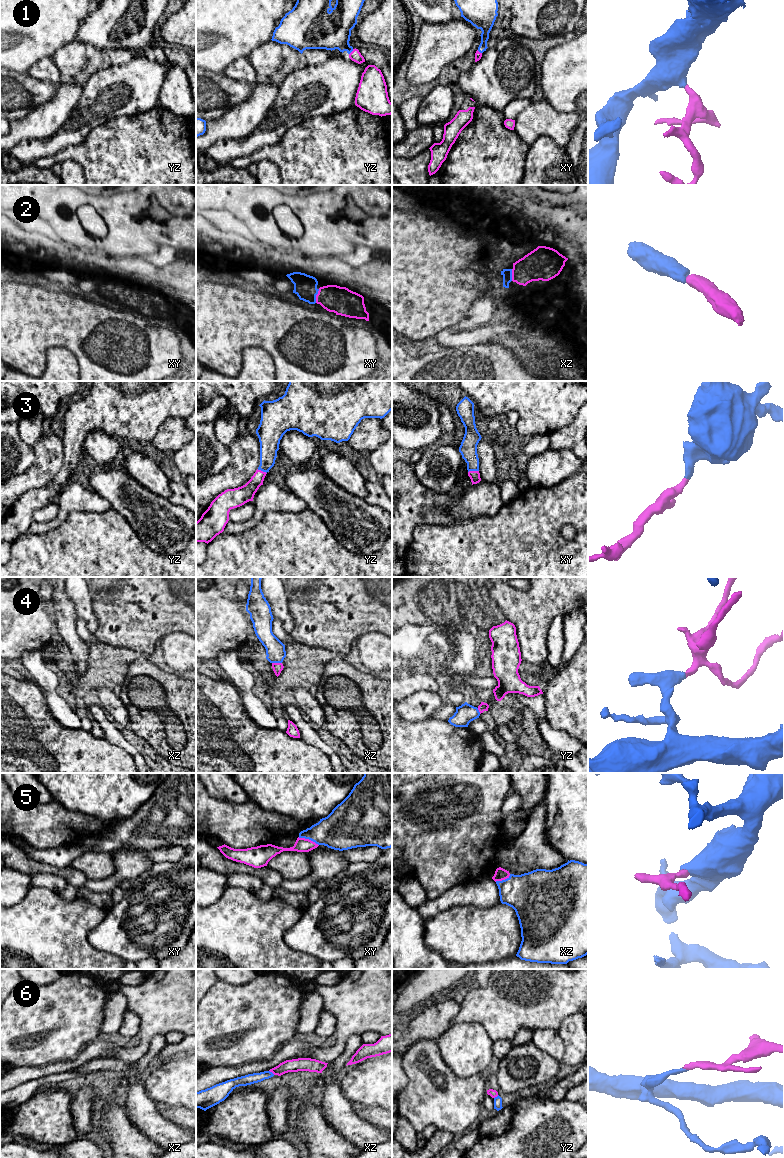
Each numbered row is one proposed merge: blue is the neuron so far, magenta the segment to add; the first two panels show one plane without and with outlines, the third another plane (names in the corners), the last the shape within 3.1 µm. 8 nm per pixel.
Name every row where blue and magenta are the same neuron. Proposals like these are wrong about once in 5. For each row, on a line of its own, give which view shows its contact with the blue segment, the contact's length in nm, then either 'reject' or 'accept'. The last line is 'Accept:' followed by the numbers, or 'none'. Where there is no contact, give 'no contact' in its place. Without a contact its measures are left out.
1: contact in yz; length 60 nm; accept
2: contact in xy; length 120 nm; accept
3: contact in xy; length 90 nm; accept
4: contact in xz; length 80 nm; accept
5: contact in xy; length 180 nm; accept
6: contact in xz; length 60 nm; reject
Accept: 1, 2, 3, 4, 5

